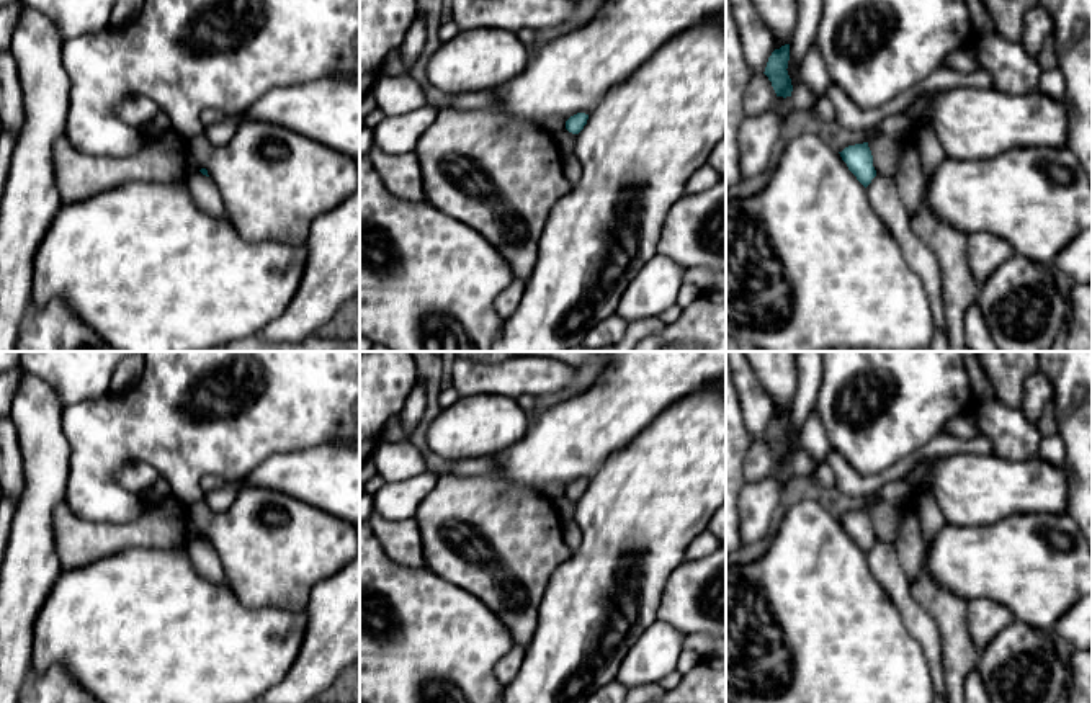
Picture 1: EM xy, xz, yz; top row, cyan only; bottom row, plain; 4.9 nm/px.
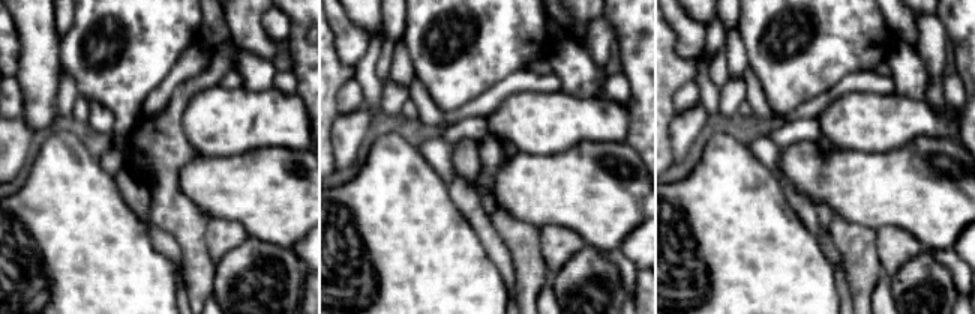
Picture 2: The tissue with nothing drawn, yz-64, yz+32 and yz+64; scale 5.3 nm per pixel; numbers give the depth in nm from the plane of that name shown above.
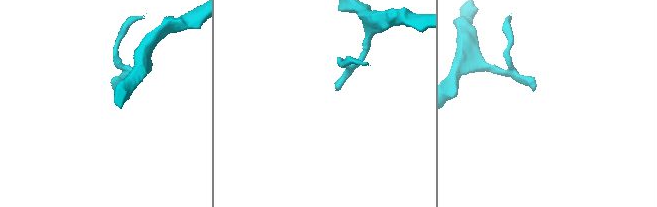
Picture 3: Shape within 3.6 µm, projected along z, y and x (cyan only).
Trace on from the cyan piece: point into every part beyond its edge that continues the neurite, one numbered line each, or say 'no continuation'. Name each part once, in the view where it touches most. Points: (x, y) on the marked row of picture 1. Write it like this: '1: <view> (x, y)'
no continuation

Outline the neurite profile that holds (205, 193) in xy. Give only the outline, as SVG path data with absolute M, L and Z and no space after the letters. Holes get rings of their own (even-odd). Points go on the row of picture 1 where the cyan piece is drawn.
M196 172L195 175L188 177L186 186L191 193L193 201L203 211L216 217L226 214L221 193L209 177L203 175L201 172Z

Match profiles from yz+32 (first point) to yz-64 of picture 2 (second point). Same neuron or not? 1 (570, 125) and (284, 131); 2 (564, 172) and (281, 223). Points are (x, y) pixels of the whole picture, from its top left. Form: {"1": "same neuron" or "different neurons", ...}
{"1": "same neuron", "2": "same neuron"}

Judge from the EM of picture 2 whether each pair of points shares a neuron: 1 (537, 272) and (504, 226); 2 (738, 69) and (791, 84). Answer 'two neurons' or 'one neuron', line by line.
1: one neuron
2: two neurons

